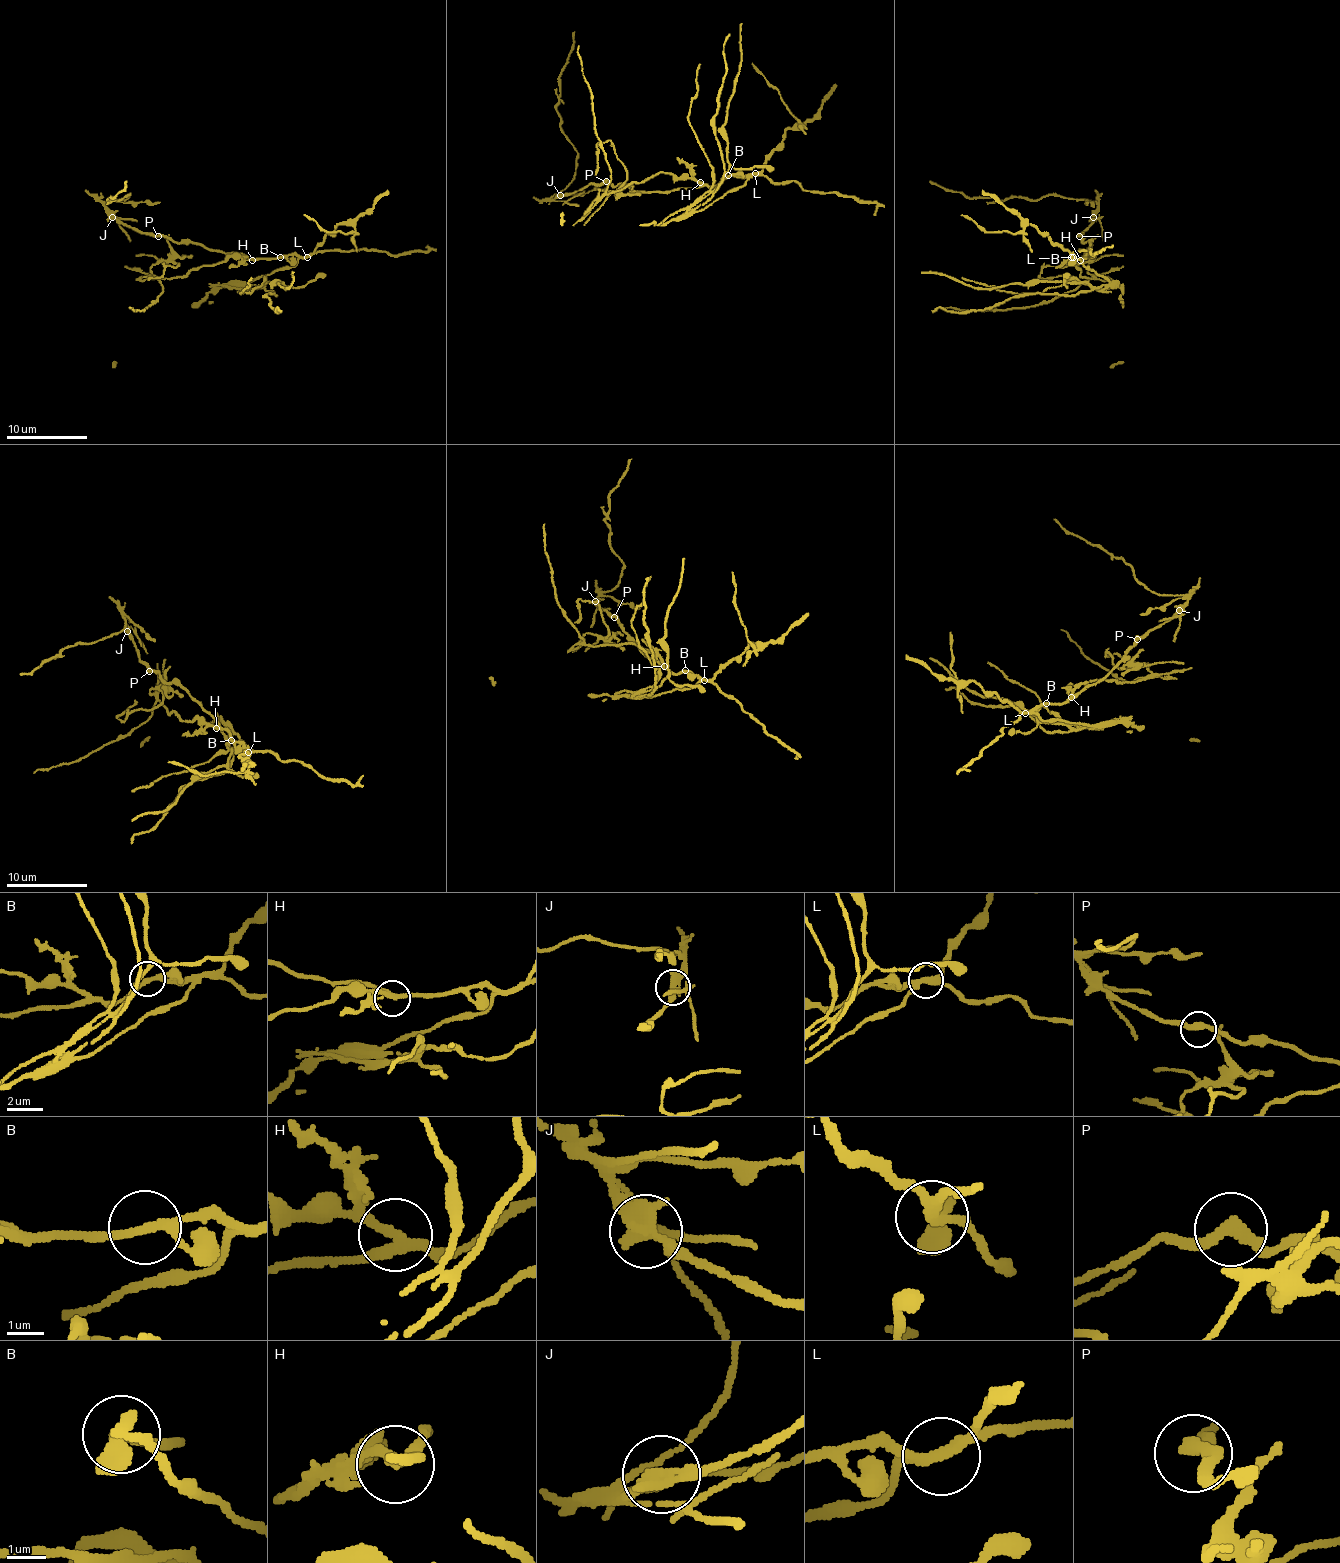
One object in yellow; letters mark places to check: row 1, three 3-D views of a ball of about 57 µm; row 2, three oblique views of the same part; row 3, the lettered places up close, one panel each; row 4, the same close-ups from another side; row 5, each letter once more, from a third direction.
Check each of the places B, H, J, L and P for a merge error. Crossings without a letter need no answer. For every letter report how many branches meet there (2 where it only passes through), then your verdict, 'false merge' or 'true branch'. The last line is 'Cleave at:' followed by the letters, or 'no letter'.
B: 3 branches meet; true branch
H: 3 branches meet; false merge
J: 2 branches meet; false merge
L: 4 branches meet; false merge
P: 2 branches meet; true branch
Cleave at: H, J, L

